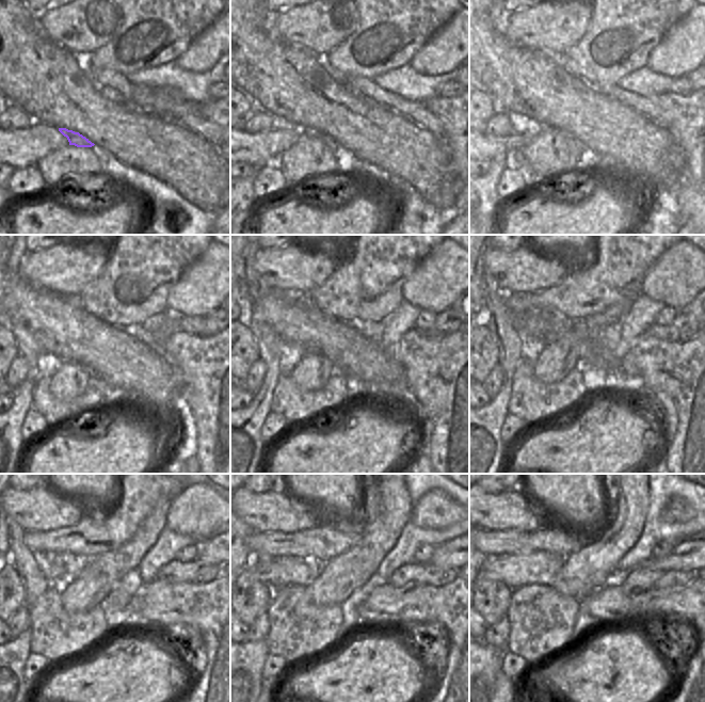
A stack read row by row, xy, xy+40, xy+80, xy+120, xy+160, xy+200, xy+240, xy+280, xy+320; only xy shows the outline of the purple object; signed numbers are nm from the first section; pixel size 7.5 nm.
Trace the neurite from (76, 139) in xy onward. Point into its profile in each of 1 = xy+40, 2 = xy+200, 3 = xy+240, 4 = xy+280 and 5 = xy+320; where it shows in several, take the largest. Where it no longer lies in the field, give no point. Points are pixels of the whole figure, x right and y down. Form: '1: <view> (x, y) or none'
1: xy+40 (330, 142)
2: xy+200 (531, 400)
3: xy+240 (55, 634)
4: xy+280 (299, 628)
5: xy+320 (541, 619)

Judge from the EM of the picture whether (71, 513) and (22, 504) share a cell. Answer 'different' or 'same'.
same

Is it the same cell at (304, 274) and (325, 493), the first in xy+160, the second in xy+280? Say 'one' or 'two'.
two

